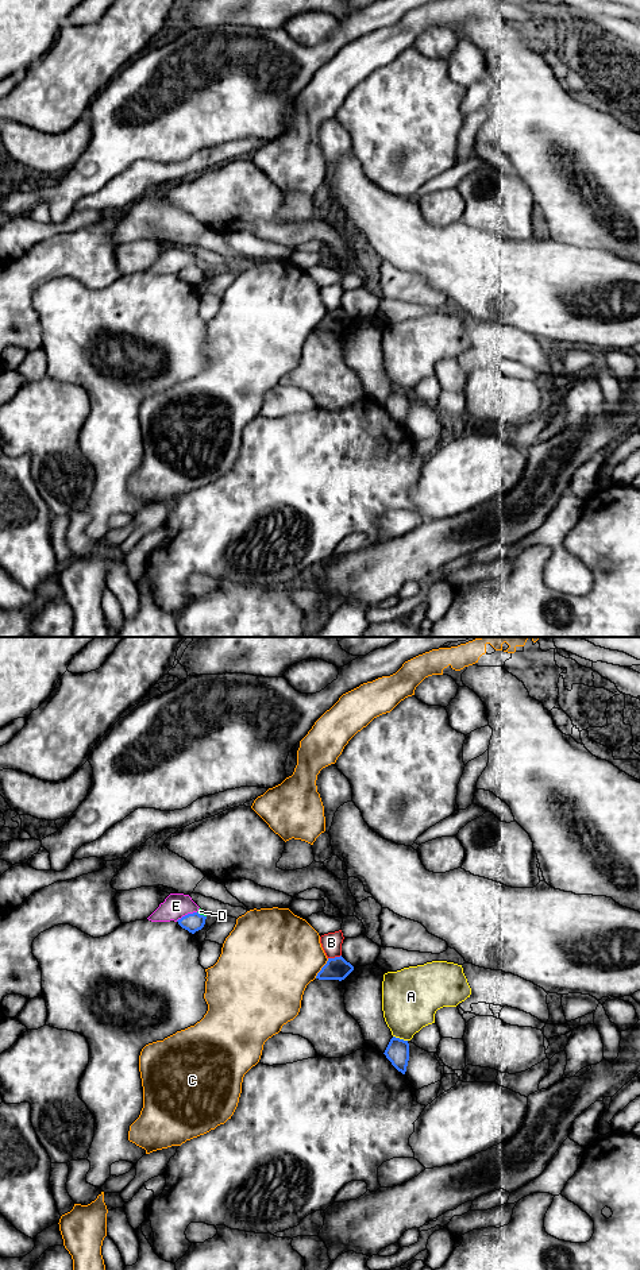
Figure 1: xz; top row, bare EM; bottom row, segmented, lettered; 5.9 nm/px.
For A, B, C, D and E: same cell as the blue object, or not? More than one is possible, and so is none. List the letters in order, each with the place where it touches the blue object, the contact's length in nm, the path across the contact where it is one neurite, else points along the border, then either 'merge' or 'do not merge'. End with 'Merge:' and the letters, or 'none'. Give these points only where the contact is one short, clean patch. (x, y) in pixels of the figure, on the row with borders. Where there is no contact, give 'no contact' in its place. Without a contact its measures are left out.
A: xz (398, 1038) | 90 nm | do not merge
B: xz (335, 957) | 80 nm | along xz (340, 954), (328, 958) | do not merge
C: xz (322, 968) | 150 nm | do not merge
D: xz (201, 915) | 70 nm | along xz (197, 911), (205, 917) | do not merge
E: xz (185, 915) | 140 nm | do not merge
Merge: none

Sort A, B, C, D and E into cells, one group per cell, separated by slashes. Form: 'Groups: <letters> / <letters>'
Groups: A / B D E / C

